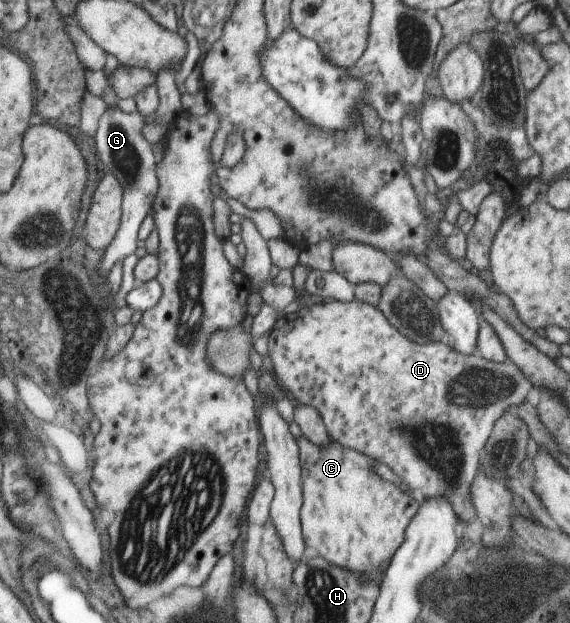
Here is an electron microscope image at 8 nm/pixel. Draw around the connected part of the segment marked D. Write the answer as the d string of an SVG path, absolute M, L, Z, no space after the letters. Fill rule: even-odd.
M356 299L350 302L338 300L331 303L327 301L313 302L293 314L281 316L272 326L268 343L274 376L283 386L289 398L296 399L299 405L308 405L308 407L314 407L320 412L327 432L333 441L338 441L344 447L366 454L374 461L386 463L402 479L405 490L419 498L438 499L438 497L444 497L444 499L448 499L450 505L454 507L454 513L456 513L458 520L462 521L462 513L466 511L464 507L466 507L466 503L471 501L470 485L472 485L474 477L478 477L478 473L483 471L482 453L486 444L489 443L489 437L493 435L494 424L497 423L498 419L502 419L506 413L510 413L510 409L522 409L522 405L536 404L539 387L536 387L526 375L522 375L518 365L514 365L508 358L504 360L504 363L497 364L483 357L463 355L445 341L412 343L386 321L388 319L384 317L378 306Z

